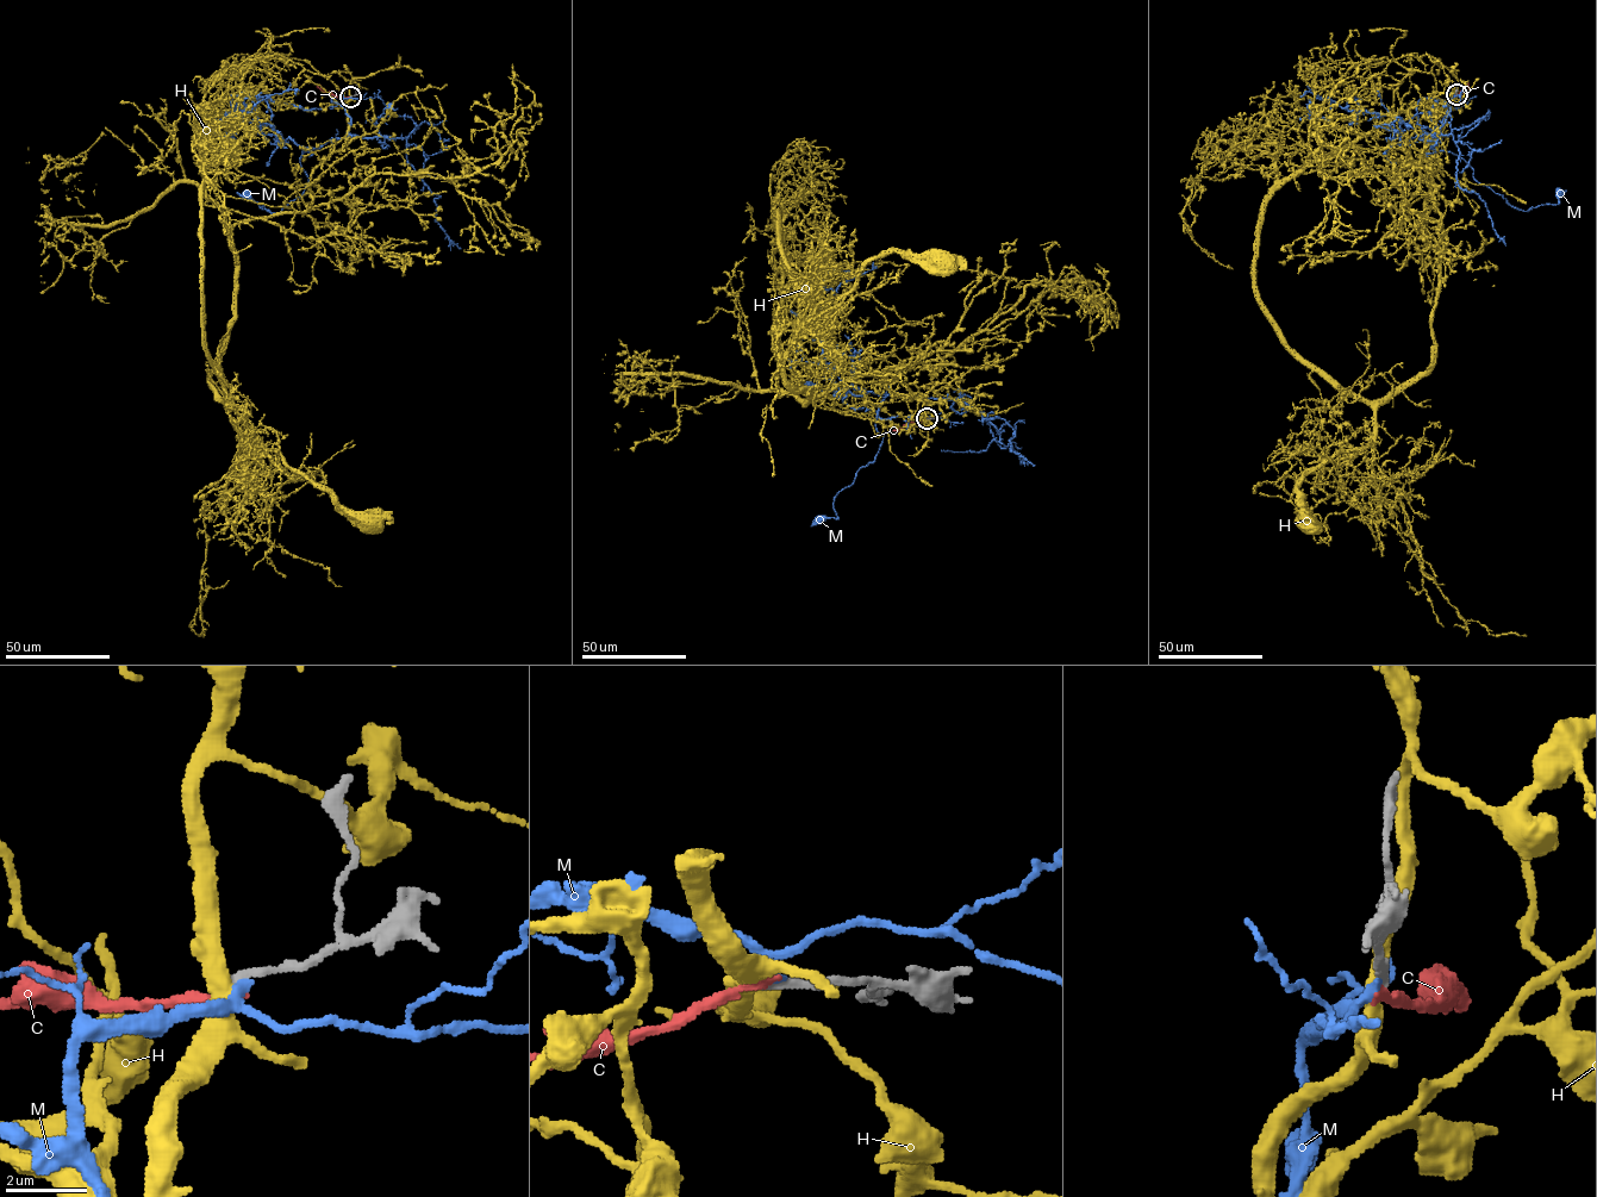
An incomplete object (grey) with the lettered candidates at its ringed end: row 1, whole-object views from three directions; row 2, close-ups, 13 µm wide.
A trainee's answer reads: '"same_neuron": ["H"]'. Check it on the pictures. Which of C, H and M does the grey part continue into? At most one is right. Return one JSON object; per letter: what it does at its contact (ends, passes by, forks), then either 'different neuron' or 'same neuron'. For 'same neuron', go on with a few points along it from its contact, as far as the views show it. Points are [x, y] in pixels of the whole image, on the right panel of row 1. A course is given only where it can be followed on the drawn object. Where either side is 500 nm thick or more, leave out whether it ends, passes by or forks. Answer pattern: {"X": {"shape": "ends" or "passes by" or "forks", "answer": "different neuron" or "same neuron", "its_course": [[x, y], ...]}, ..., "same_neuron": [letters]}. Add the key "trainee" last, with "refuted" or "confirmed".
{"C": {"shape": "ends", "answer": "different neuron"}, "H": {"shape": "passes by", "answer": "different neuron"}, "M": {"shape": "passes by", "answer": "different neuron"}, "same_neuron": [], "trainee": "refuted"}

